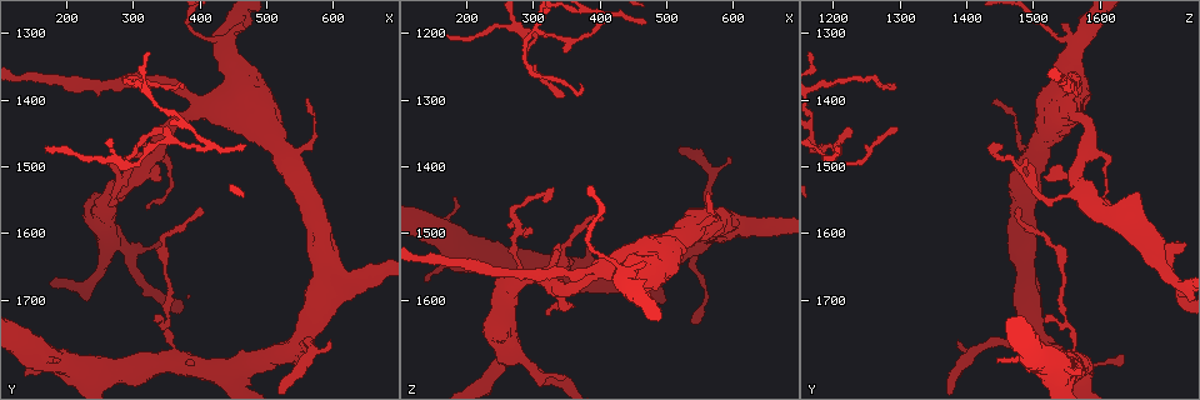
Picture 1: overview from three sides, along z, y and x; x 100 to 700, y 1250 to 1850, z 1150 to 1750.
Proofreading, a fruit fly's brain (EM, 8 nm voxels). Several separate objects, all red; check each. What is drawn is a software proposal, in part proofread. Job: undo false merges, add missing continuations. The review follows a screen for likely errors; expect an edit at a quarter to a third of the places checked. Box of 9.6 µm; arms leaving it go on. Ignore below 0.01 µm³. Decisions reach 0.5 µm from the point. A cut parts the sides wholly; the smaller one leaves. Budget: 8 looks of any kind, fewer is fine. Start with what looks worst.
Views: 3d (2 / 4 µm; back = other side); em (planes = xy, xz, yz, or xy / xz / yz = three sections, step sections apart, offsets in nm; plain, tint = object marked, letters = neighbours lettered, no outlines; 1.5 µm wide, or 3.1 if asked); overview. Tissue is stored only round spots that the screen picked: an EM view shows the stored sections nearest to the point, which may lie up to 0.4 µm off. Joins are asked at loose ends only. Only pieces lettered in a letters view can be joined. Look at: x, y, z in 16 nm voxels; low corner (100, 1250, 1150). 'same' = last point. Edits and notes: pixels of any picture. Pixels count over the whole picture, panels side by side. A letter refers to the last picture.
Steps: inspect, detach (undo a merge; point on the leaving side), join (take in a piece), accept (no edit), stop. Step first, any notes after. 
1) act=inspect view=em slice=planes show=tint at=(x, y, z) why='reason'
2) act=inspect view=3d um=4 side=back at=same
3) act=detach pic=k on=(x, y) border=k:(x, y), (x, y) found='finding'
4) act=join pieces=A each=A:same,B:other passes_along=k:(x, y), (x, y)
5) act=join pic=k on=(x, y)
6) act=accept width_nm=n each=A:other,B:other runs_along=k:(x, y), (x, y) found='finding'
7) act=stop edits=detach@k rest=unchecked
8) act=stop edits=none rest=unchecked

act=inspect view=em slice=planes show=letters at=(135, 1815, 1575) why='thin end'

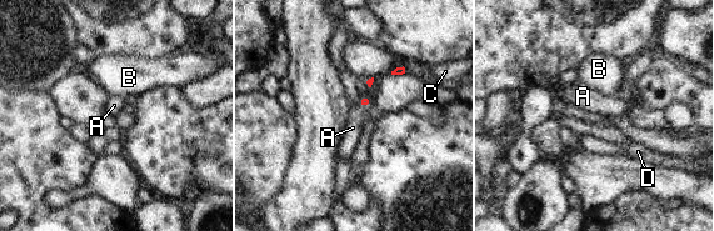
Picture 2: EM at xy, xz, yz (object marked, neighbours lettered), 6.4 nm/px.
act=join pieces=A each=A:same,B:other,C:other,D:other passes_along=2:(363, 101), (367, 105), (353, 127) found='the neuron continues'

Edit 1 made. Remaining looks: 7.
act=inspect view=em slice=planes show=tint at=(170, 1480, 1200) why='free end'

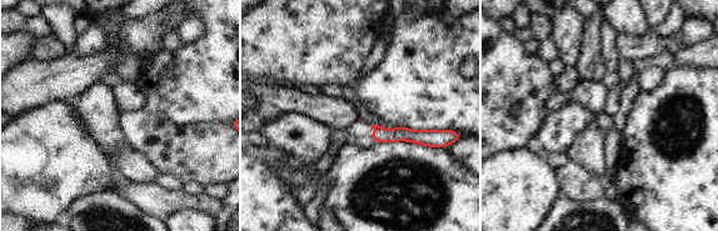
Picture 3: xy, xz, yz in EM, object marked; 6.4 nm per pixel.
act=inspect view=em slice=planes show=letters at=same

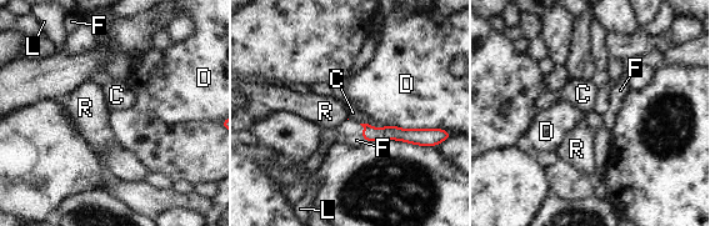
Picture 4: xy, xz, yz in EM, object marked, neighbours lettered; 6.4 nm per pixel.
act=join pieces=L width_nm=80 longest_contact=D:340nm each=C:other,D:other,F:other,L:same,R:other found='it goes on there'

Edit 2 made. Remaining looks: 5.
act=inspect view=overview

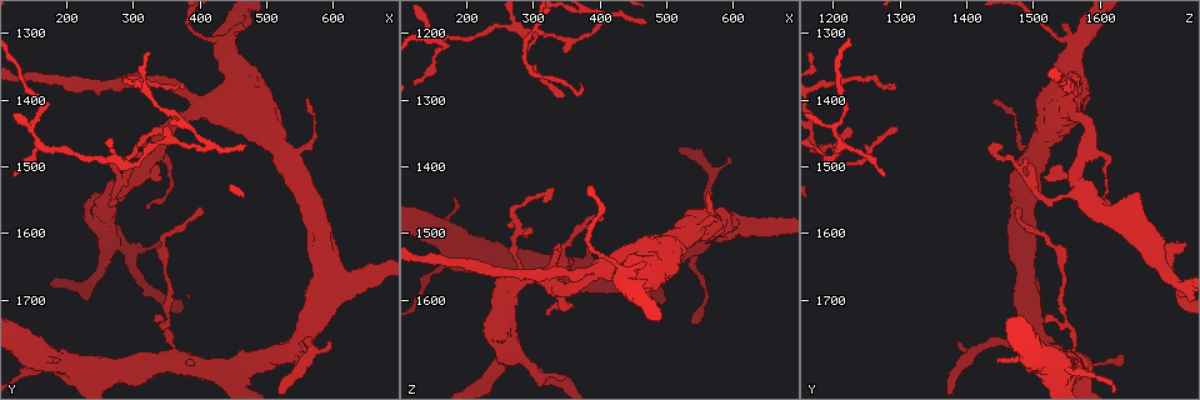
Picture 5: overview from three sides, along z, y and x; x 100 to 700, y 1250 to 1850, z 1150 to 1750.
act=inspect view=3d um=2 at=(295, 1495, 1490) why='tapers out'

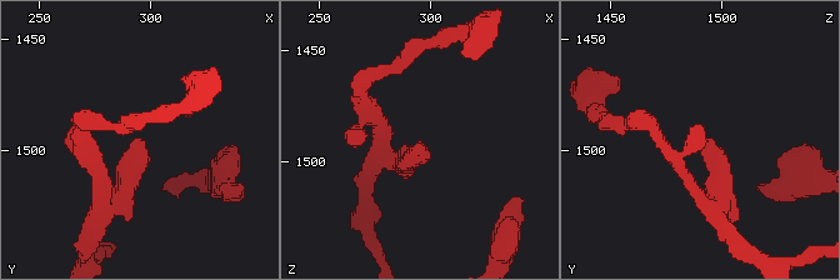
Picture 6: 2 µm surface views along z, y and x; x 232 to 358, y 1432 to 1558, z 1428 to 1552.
act=inspect view=em slice=xz step=8 show=letters at=(296, 1494, 1495)

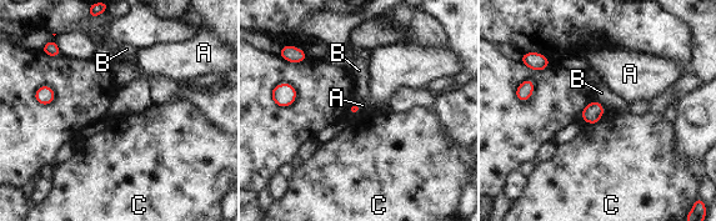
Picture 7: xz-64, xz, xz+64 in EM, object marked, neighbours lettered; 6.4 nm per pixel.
act=inspect view=em slice=planes show=letters at=same why='another direction'

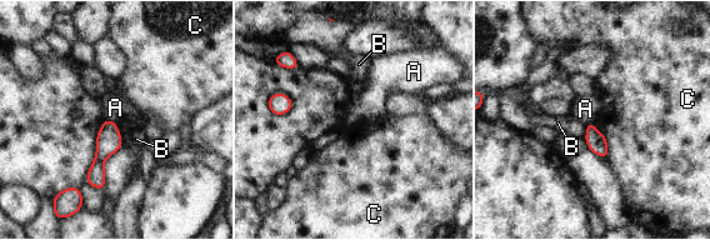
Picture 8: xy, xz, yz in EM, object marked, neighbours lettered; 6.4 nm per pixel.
act=accept longest_contact=C:160nm each=A:other,B:other,C:other border=8:(105, 119), (114, 121) found='no lettered piece goes on from it'

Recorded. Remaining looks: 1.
act=stop edits=join@2,join@4 rest=unchecked

